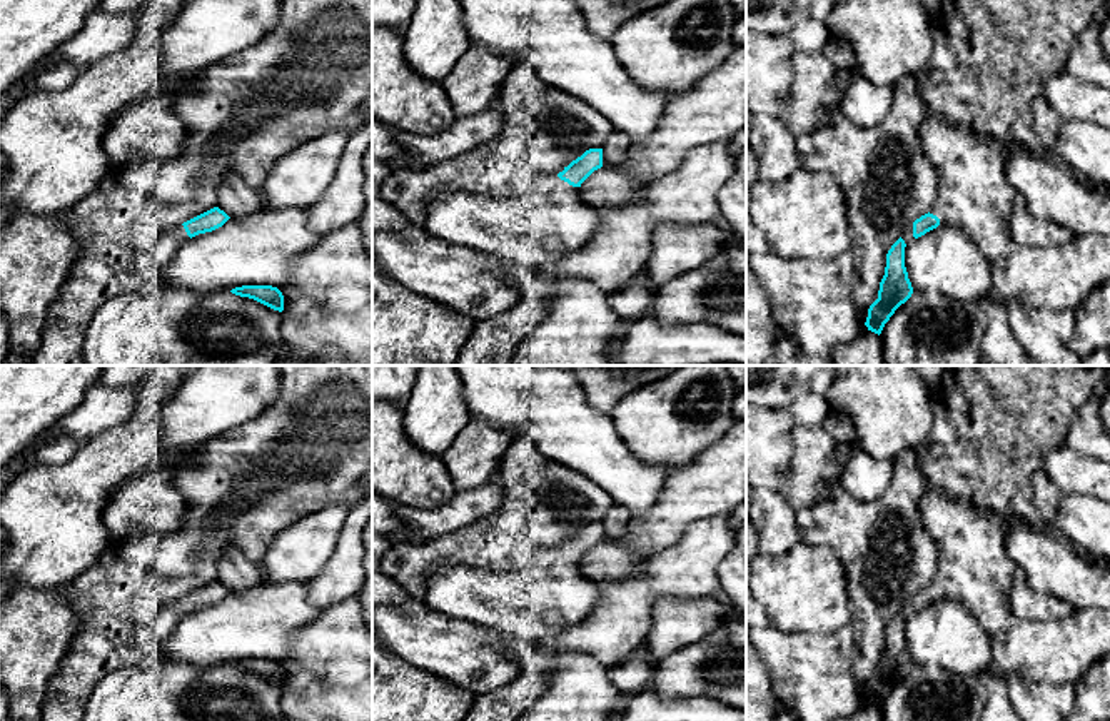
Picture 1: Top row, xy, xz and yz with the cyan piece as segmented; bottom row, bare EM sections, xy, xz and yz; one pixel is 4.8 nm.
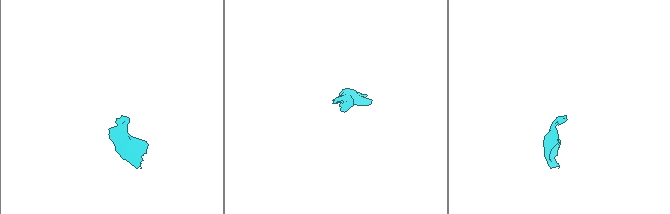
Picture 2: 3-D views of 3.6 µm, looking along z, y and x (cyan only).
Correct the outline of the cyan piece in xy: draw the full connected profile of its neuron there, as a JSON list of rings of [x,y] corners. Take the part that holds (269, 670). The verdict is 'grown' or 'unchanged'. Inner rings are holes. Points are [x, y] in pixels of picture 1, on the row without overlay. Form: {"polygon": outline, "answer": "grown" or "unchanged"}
{"polygon": [[[352,596],[327,609],[290,639],[282,661],[242,659],[230,664],[282,688],[282,709],[290,721],[372,721],[372,629]]], "answer": "grown"}

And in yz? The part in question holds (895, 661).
{"polygon": [[[926,487],[920,499],[920,514],[925,531],[938,546],[938,566],[928,587],[905,601],[901,611],[886,628],[885,649],[878,673],[870,679],[865,699],[881,708],[895,684],[905,678],[913,661],[905,641],[905,621],[915,613],[941,599],[956,599],[978,619],[991,644],[991,671],[1007,679],[1020,674],[1028,681],[1048,684],[1075,684],[1097,661],[1110,656],[1110,613],[1098,608],[1075,609],[1065,619],[1028,621],[1012,614],[1008,594],[1015,562],[1005,551],[1005,521],[981,512],[968,499],[955,499],[935,487]]], "answer": "grown"}

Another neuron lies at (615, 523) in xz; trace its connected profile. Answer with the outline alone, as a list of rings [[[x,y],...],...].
[[[614,504],[603,519],[603,542],[621,539],[626,534],[629,521],[631,514],[624,507]]]

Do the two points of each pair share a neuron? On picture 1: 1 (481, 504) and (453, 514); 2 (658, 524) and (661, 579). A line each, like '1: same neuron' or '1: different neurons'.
1: same neuron
2: different neurons

